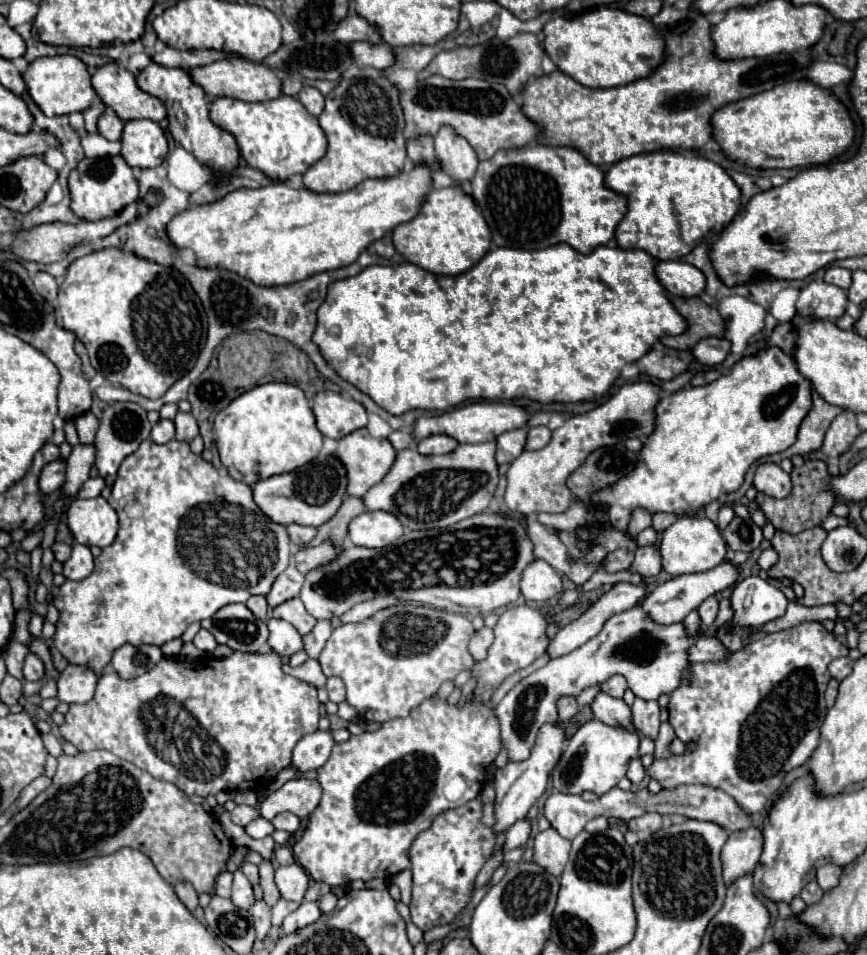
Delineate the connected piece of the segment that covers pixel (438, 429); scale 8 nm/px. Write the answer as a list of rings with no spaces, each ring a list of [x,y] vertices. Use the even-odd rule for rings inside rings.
[[[473,402],[437,416],[419,416],[413,424],[413,442],[427,438],[429,434],[445,434],[455,438],[459,444],[479,444],[479,442],[491,442],[505,430],[523,428],[527,424],[529,414],[515,404],[503,404],[503,402]]]

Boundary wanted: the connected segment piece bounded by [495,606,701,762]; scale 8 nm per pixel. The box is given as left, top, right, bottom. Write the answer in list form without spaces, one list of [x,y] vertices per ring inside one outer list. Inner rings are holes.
[[[637,606],[633,610],[627,610],[625,614],[615,614],[613,618],[607,620],[607,624],[603,626],[603,630],[593,636],[589,642],[585,642],[583,646],[579,646],[577,650],[559,656],[559,658],[551,658],[543,668],[531,672],[529,676],[525,676],[521,682],[517,682],[507,694],[505,698],[499,702],[499,706],[495,708],[495,716],[499,720],[501,726],[501,746],[507,750],[507,758],[509,762],[523,762],[529,758],[531,748],[535,744],[537,732],[543,724],[557,724],[559,716],[557,716],[557,702],[563,696],[577,696],[579,692],[583,692],[589,686],[595,684],[603,684],[605,680],[609,680],[615,674],[621,674],[627,680],[629,690],[641,698],[641,700],[657,700],[661,694],[671,694],[675,688],[681,686],[683,682],[683,672],[689,670],[689,648],[697,642],[697,638],[701,636],[701,632],[697,636],[687,636],[685,632],[685,624],[683,622],[675,622],[675,624],[657,624],[649,618],[649,614]],[[521,702],[527,702],[527,708],[533,708],[535,718],[527,724],[521,726],[519,722],[519,714],[517,708]]]

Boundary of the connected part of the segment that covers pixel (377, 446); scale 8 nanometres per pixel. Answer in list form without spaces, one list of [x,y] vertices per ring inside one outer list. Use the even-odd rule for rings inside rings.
[[[367,428],[355,430],[347,434],[345,438],[337,440],[337,450],[335,456],[341,460],[341,464],[347,470],[347,496],[357,496],[363,498],[369,488],[373,488],[381,478],[389,472],[389,466],[393,466],[395,458],[395,448],[387,438],[373,438]]]

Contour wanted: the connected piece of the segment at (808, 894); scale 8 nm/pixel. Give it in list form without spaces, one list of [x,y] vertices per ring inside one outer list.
[[[809,882],[809,884],[803,888],[801,898],[805,900],[805,904],[817,904],[817,902],[821,902],[821,898],[823,898],[823,890],[819,888],[817,882]]]

